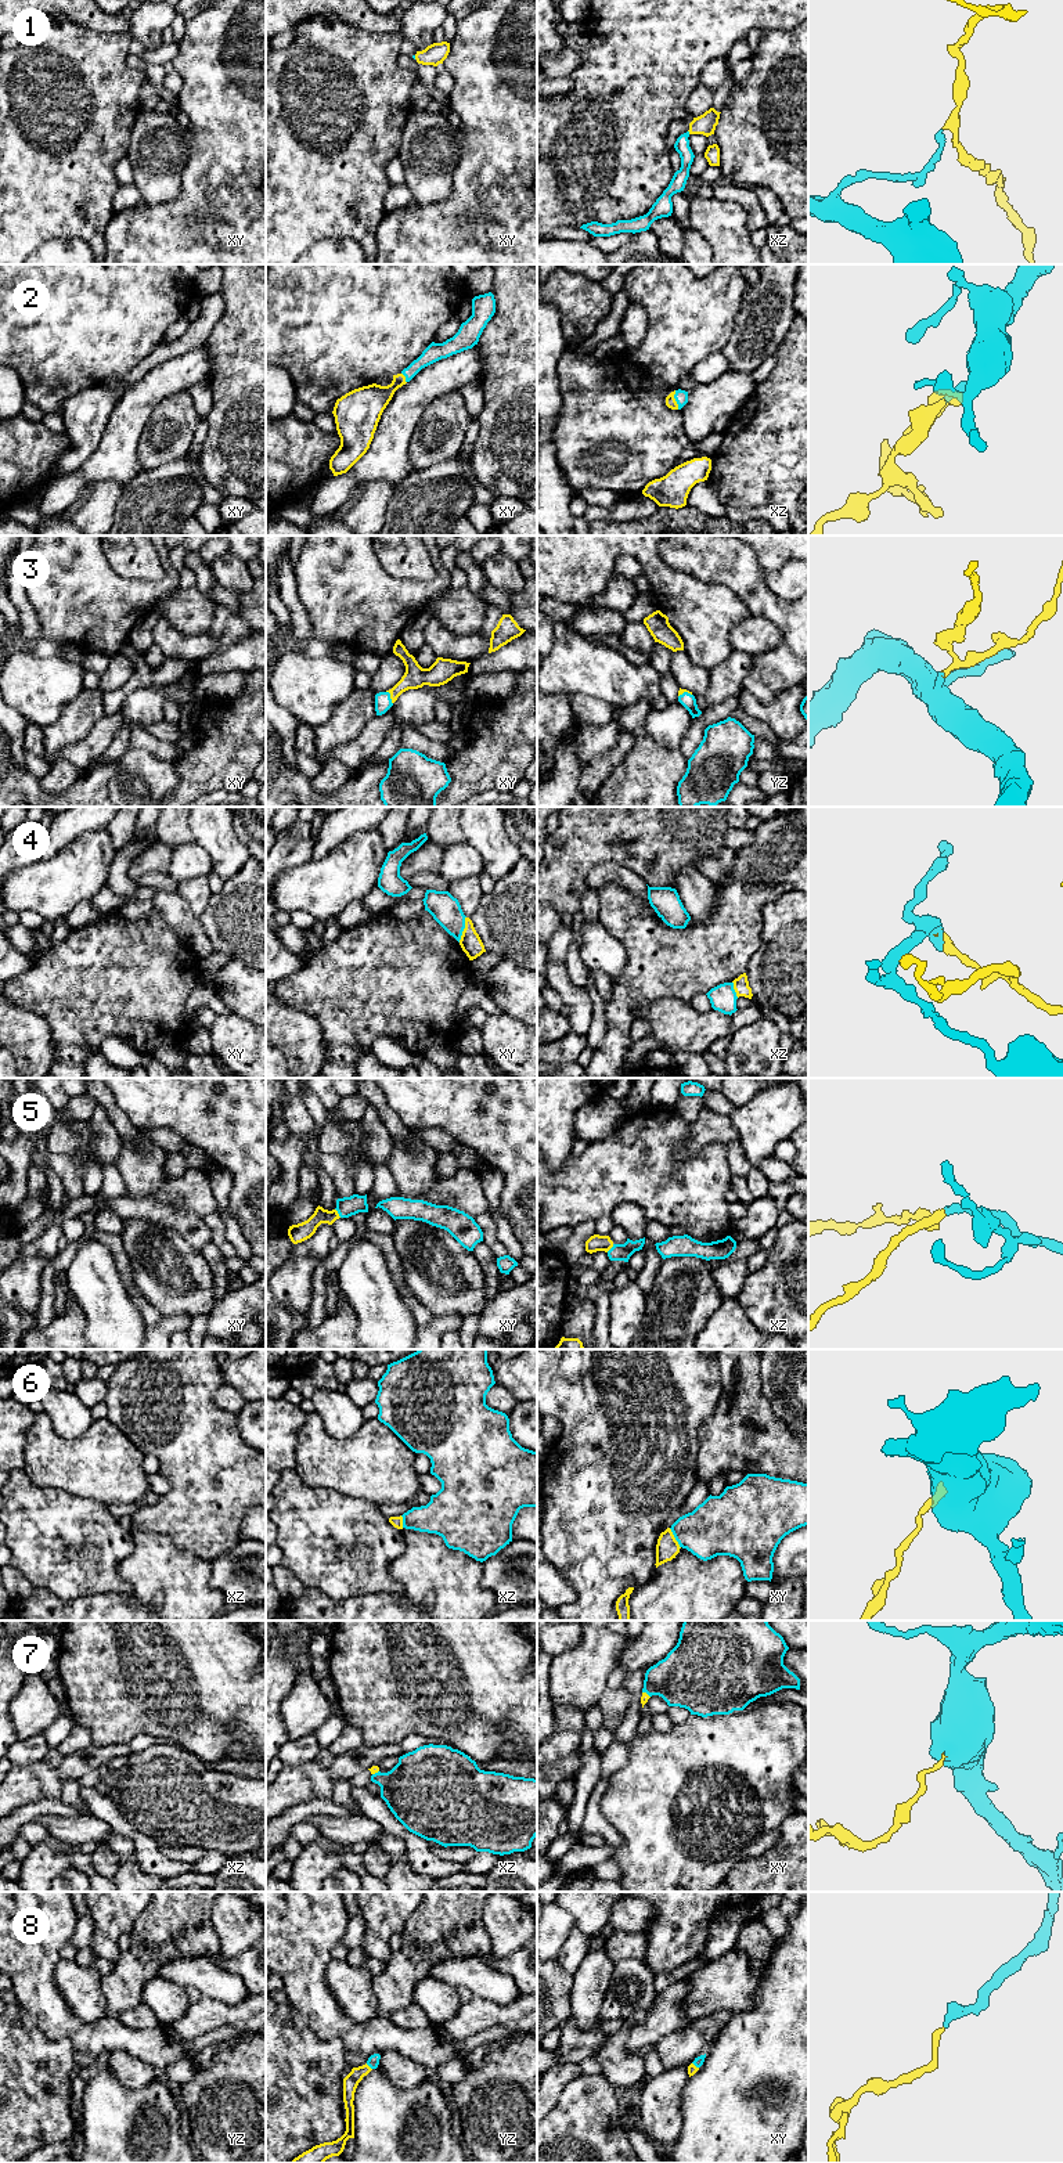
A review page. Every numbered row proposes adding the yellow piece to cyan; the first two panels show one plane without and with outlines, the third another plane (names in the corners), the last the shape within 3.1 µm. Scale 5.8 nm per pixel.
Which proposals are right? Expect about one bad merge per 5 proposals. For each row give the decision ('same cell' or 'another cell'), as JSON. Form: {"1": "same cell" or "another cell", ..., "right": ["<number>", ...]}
{"1": "same cell", "2": "same cell", "3": "same cell", "4": "same cell", "5": "same cell", "6": "another cell", "7": "same cell", "8": "same cell", "right": ["1", "2", "3", "4", "5", "7", "8"]}

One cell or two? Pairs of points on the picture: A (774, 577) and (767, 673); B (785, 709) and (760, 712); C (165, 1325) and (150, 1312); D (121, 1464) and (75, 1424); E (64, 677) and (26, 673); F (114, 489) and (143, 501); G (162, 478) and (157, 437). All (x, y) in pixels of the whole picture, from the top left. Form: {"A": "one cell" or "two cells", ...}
{"A": "two cells", "B": "one cell", "C": "two cells", "D": "two cells", "E": "one cell", "F": "two cells", "G": "two cells"}

